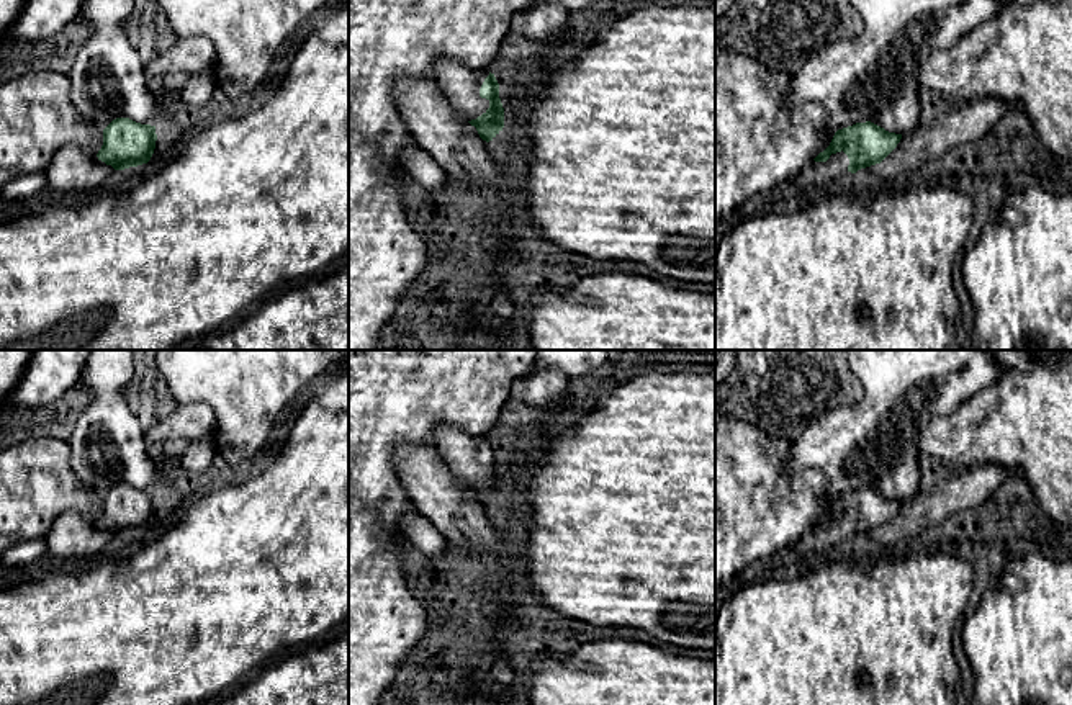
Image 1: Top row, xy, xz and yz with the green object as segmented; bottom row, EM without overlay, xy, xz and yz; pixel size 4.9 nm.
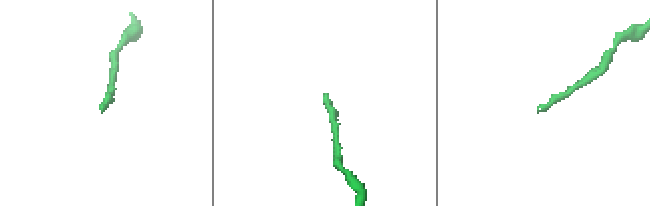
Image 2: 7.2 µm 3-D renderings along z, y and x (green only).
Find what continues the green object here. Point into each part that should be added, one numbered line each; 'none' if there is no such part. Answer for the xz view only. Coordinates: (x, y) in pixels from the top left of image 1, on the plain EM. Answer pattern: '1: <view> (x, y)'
1: xz (460, 450)

